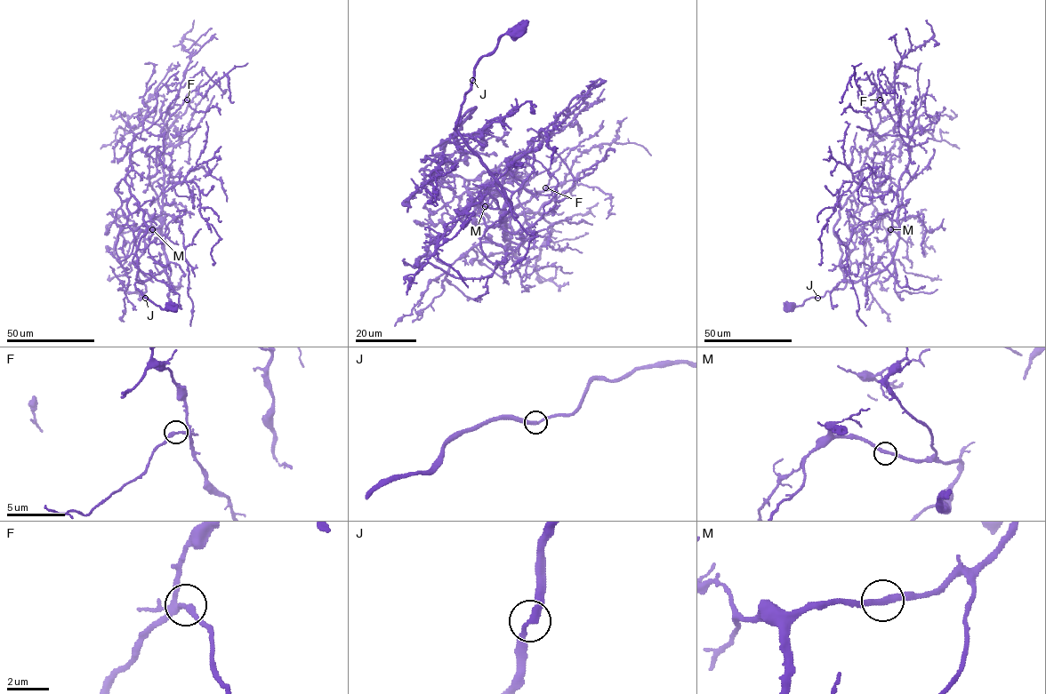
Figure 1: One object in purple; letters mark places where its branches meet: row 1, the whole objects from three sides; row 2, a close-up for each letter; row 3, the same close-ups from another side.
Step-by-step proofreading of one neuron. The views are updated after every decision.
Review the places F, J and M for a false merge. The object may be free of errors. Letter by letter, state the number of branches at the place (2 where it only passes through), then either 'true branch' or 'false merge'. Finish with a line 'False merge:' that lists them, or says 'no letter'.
F: 2 branches meet; true branch
J: 2 branches meet; true branch
M: 2 branches meet; true branch
False merge: no letter

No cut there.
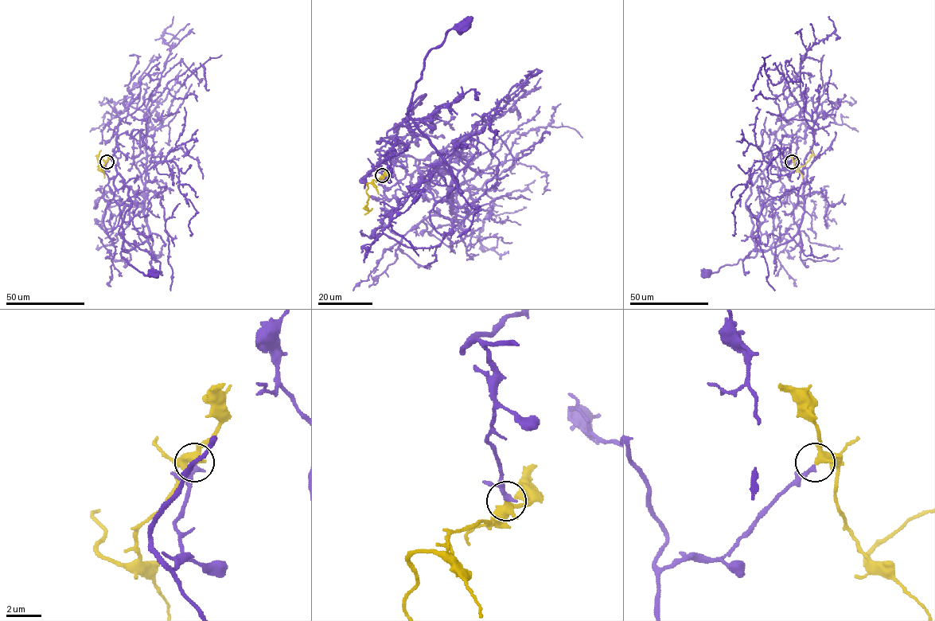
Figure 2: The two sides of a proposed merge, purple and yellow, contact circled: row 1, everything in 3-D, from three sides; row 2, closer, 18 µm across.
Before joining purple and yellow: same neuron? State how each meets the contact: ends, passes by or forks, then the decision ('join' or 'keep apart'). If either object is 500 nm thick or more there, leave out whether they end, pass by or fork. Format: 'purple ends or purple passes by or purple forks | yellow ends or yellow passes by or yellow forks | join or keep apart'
purple ends | yellow passes by | join

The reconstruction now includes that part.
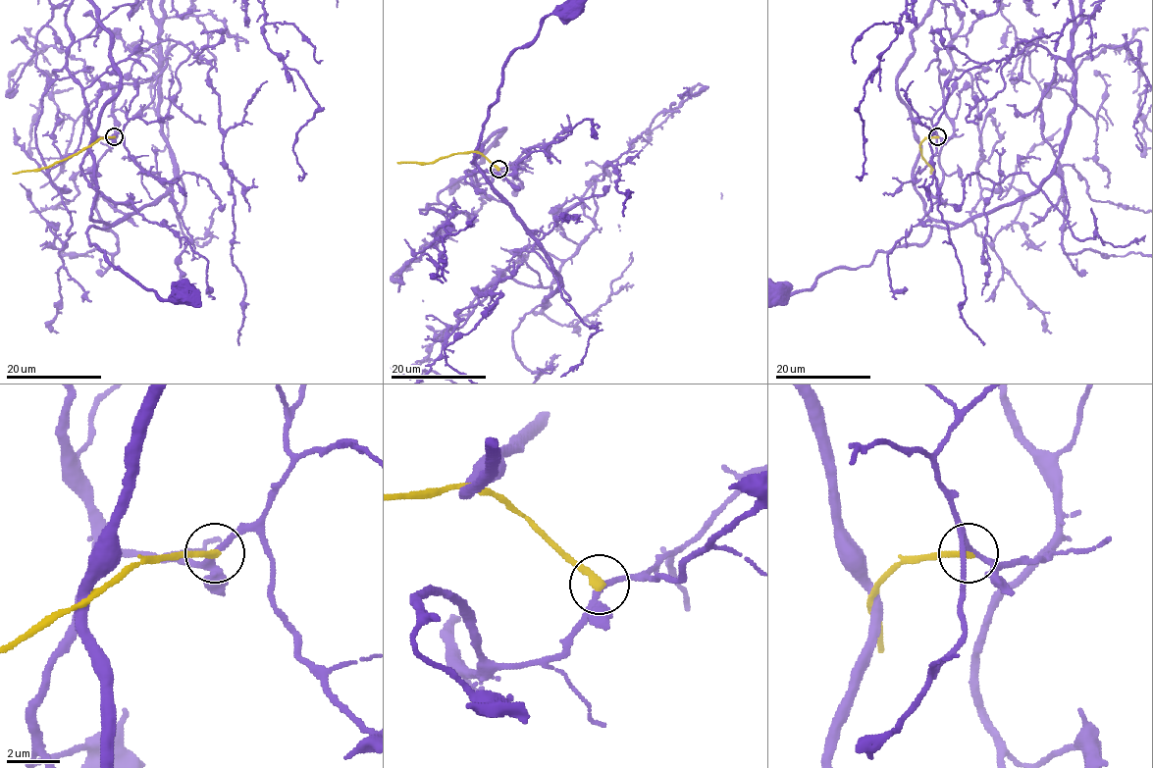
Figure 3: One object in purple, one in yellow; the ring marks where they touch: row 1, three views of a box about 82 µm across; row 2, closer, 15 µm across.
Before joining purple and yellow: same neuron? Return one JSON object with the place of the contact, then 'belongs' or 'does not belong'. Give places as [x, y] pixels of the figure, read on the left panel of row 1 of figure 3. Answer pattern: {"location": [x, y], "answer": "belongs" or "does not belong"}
{"location": [114, 136], "answer": "does not belong"}

